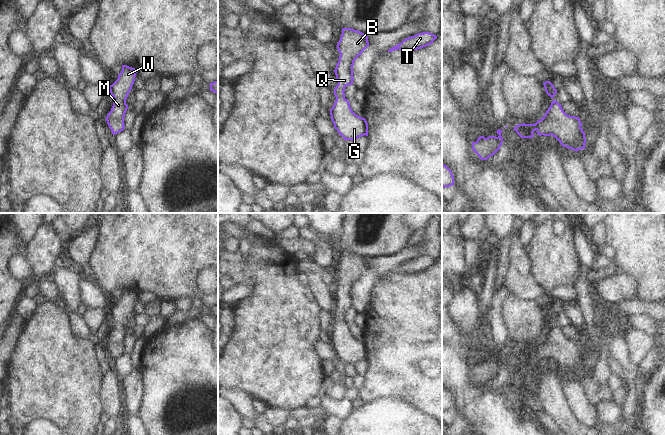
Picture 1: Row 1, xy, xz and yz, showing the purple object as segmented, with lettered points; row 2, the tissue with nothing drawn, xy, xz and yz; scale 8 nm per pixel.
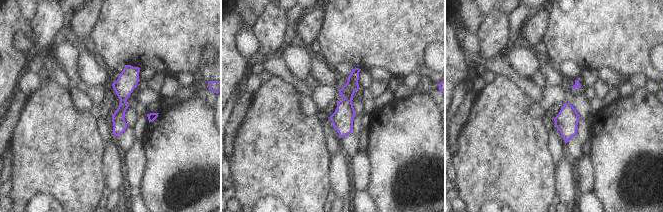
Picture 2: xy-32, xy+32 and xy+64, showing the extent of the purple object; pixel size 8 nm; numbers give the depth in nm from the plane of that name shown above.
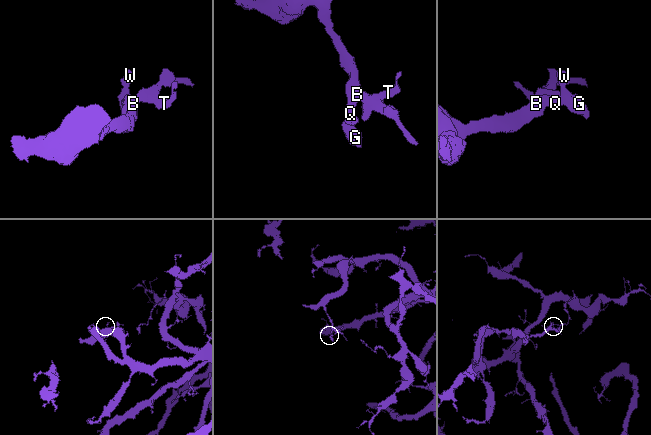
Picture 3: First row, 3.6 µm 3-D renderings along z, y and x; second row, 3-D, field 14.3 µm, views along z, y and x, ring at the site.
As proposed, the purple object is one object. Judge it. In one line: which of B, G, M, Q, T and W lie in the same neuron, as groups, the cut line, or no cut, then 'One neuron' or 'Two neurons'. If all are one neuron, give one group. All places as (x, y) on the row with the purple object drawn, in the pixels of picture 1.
Groups: B G M Q T W. No split. One neuron

